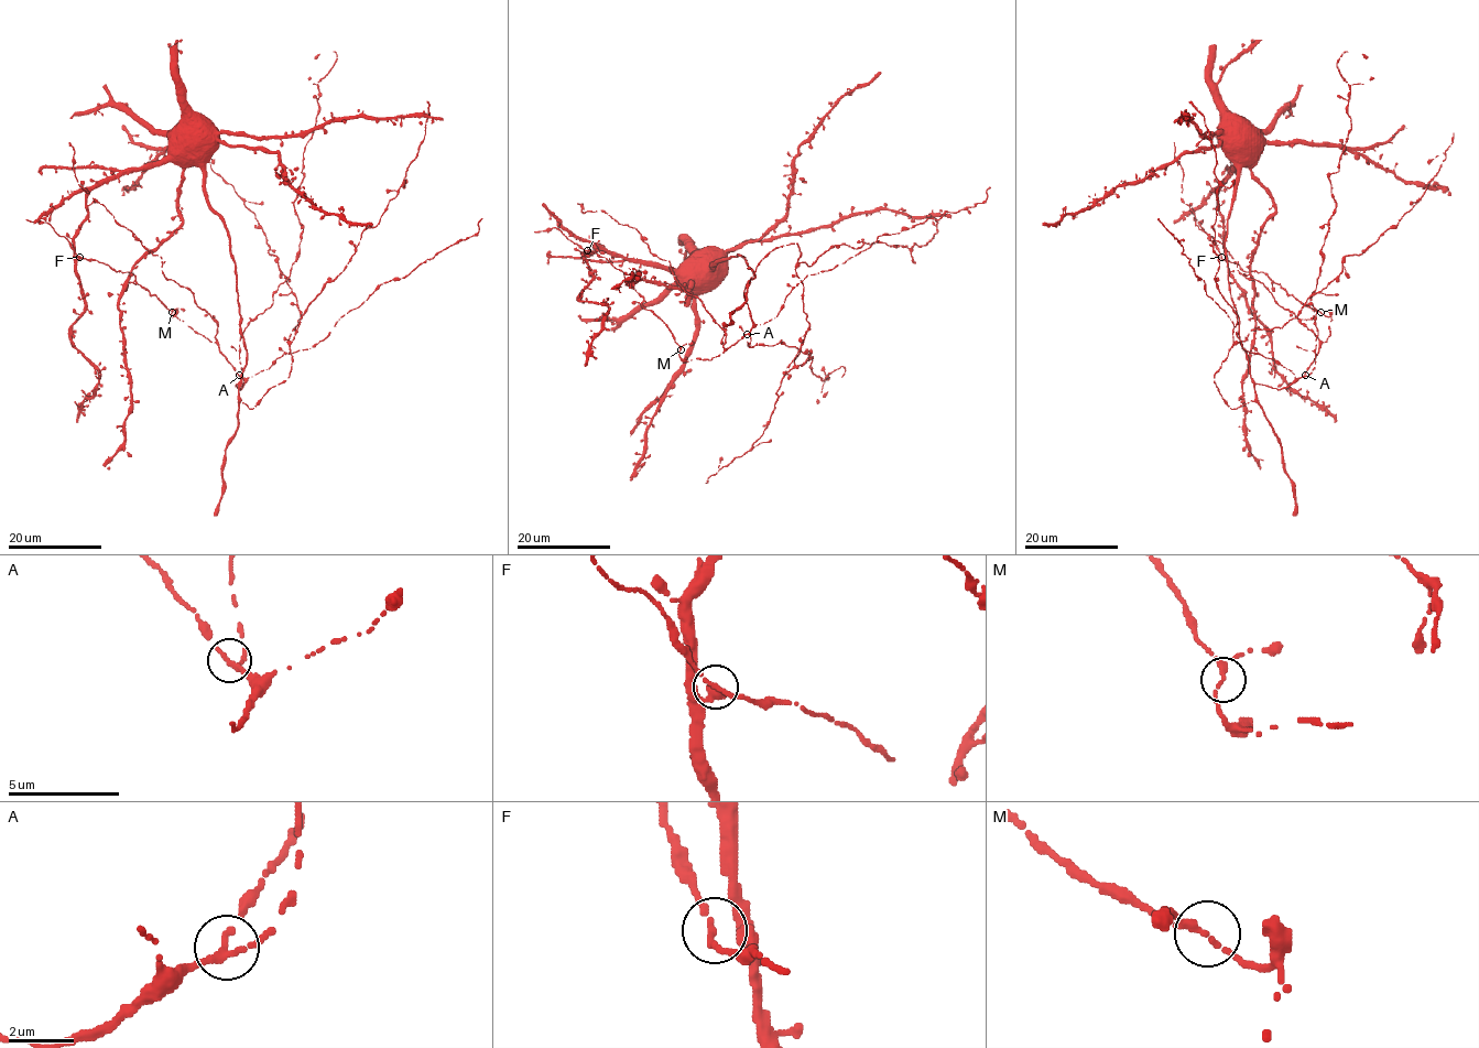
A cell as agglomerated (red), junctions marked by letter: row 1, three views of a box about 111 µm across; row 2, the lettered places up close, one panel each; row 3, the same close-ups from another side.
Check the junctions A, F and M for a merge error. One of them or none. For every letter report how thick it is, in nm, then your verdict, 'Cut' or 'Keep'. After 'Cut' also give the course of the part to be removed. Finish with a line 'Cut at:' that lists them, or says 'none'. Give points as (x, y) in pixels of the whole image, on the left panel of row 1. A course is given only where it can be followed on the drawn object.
A: Thickness 200 nm. Keep
F: Thickness 140 nm. Keep
M: Thickness 170 nm. Keep
Cut at: none

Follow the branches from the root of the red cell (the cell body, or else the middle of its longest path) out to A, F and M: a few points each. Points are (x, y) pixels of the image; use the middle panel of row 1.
A: (706, 268), (704, 258), (714, 267), (729, 257), (745, 258), (754, 272), (743, 291), (752, 320), (747, 334)
F: (706, 268), (705, 262), (683, 282), (652, 263), (616, 257), (571, 235), (558, 224), (554, 227), (587, 250)
M: (706, 268), (705, 262), (683, 282), (652, 263), (616, 257), (558, 224), (554, 227), (622, 271), (680, 349)

